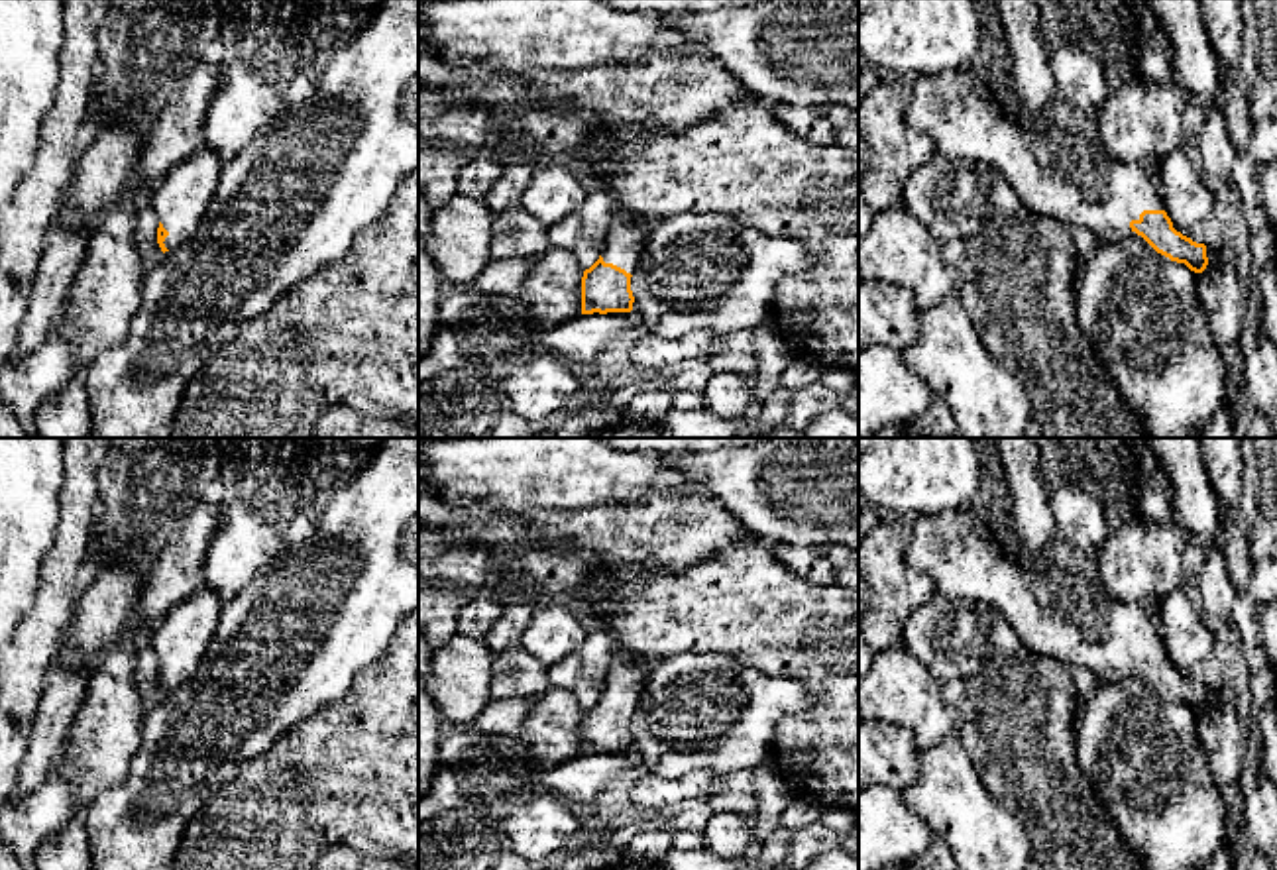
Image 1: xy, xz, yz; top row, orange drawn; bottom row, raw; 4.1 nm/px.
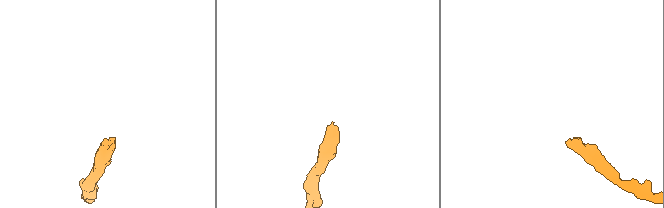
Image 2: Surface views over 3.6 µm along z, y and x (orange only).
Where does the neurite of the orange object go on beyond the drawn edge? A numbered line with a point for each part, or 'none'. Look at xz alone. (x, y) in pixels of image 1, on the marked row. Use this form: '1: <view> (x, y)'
1: xz (625, 238)

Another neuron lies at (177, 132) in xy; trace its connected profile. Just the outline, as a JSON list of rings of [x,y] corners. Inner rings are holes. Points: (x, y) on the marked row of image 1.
[[[198,63],[177,98],[149,124],[128,189],[155,189],[165,175],[204,147],[204,118],[222,84],[218,65]]]

